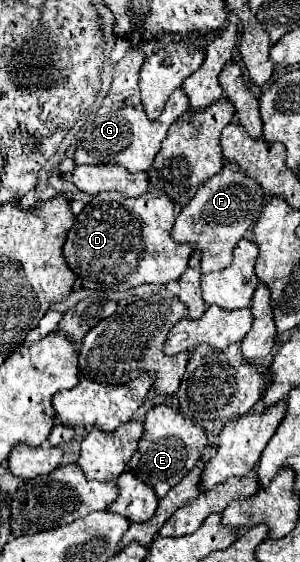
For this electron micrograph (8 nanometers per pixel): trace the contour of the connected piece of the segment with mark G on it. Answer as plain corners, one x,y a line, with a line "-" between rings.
177,88
167,104
159,120
149,120
143,108
121,108
121,110
109,110
107,106
99,108
91,116
87,116
87,122
83,124
83,140
77,146
75,152
75,164
123,164
129,168
129,172
143,172
149,170
153,164
153,158
161,150
161,142
167,136
169,126
189,108
189,98
181,88

